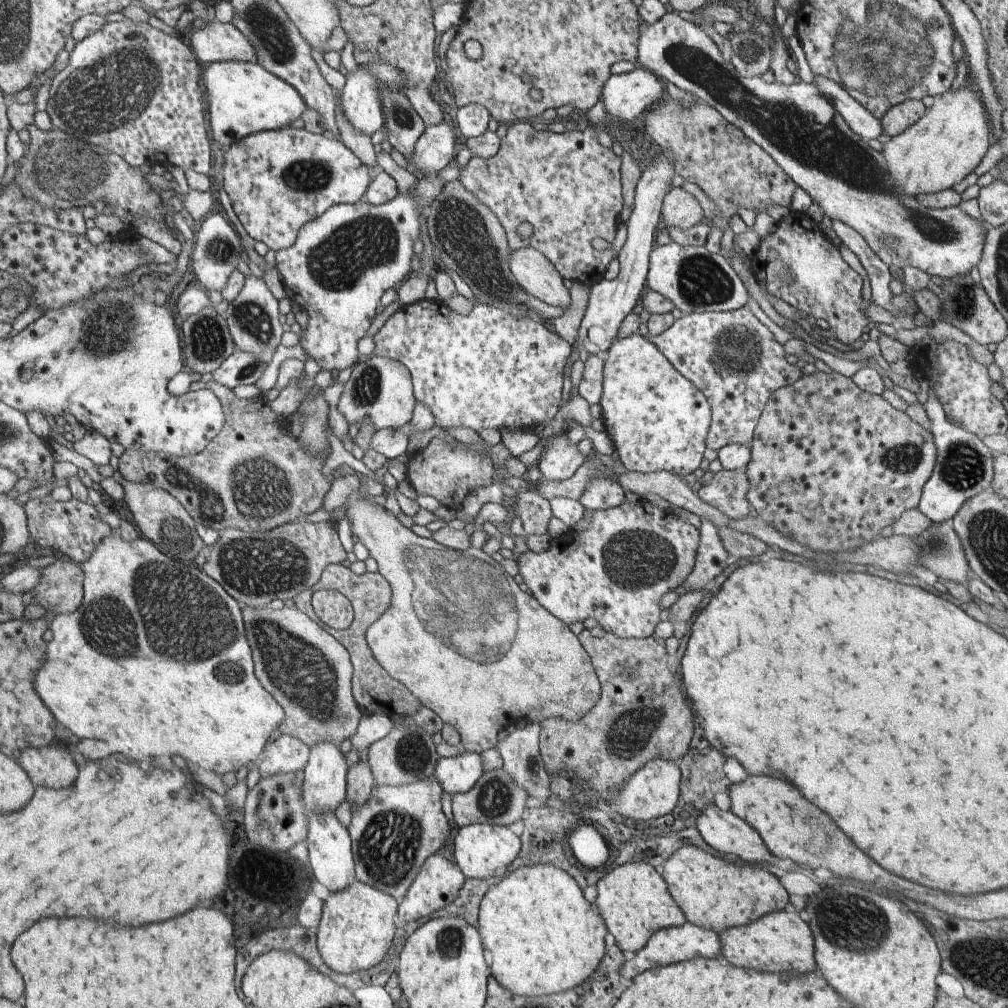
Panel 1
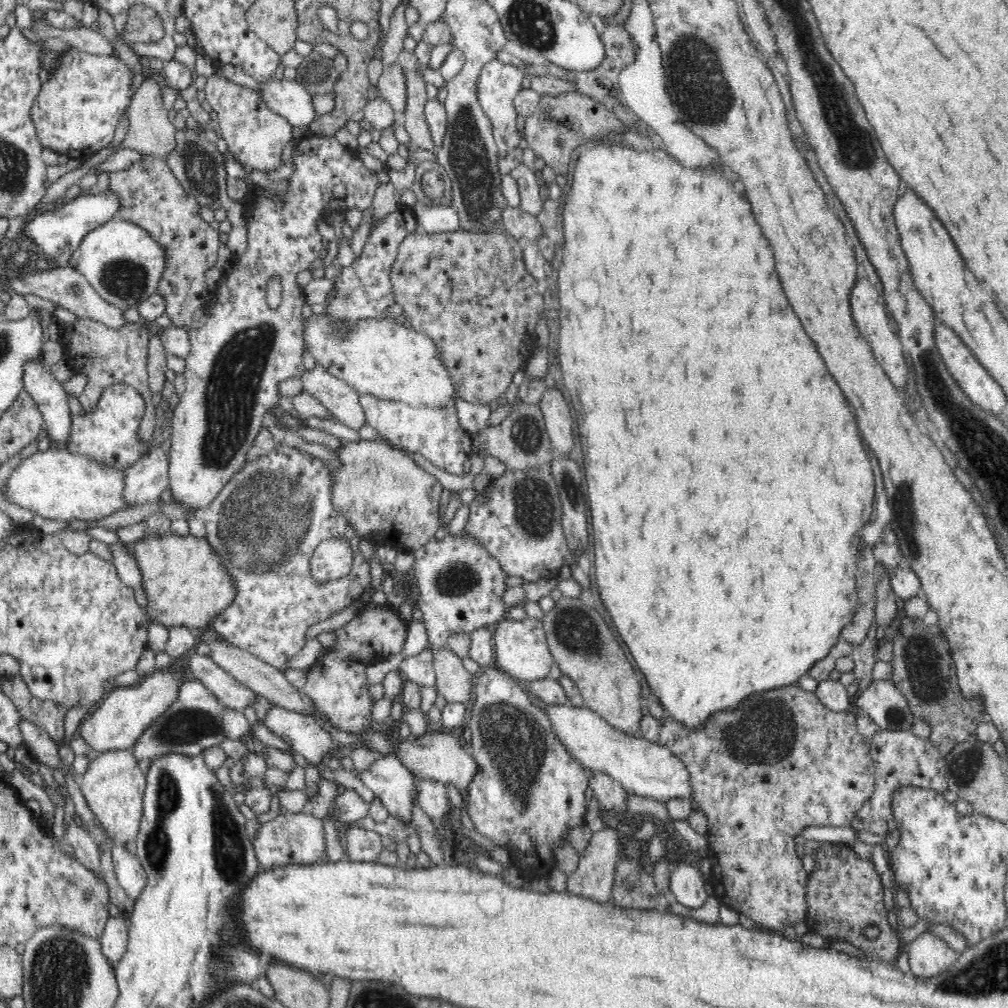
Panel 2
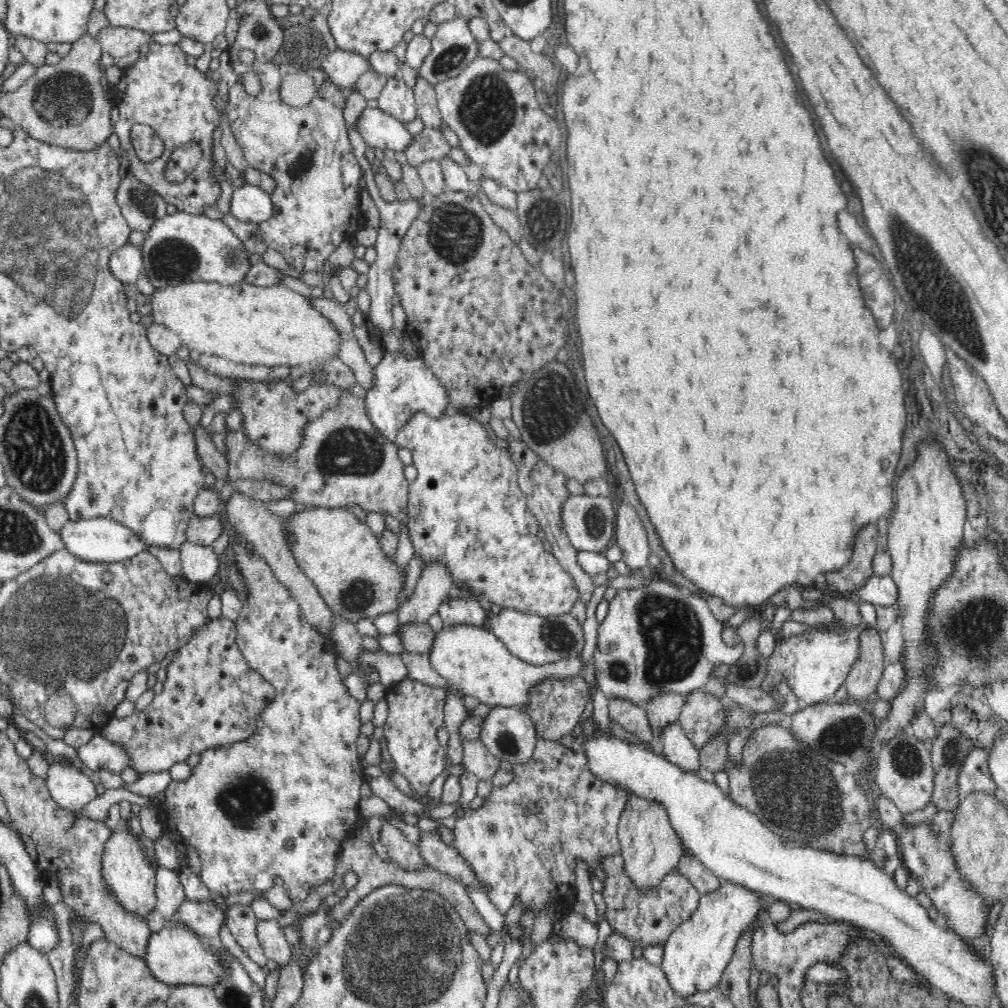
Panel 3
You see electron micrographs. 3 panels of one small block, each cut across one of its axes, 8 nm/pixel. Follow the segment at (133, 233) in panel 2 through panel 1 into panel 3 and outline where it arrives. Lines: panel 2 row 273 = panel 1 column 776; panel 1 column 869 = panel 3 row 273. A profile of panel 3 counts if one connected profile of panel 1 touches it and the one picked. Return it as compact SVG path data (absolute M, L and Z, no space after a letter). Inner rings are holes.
M178 211L156 219L145 237L144 246L141 248L143 269L155 290L190 282L210 282L232 286L244 282L246 272L252 268L249 262L249 252L222 219L210 219L203 214L194 215Z

